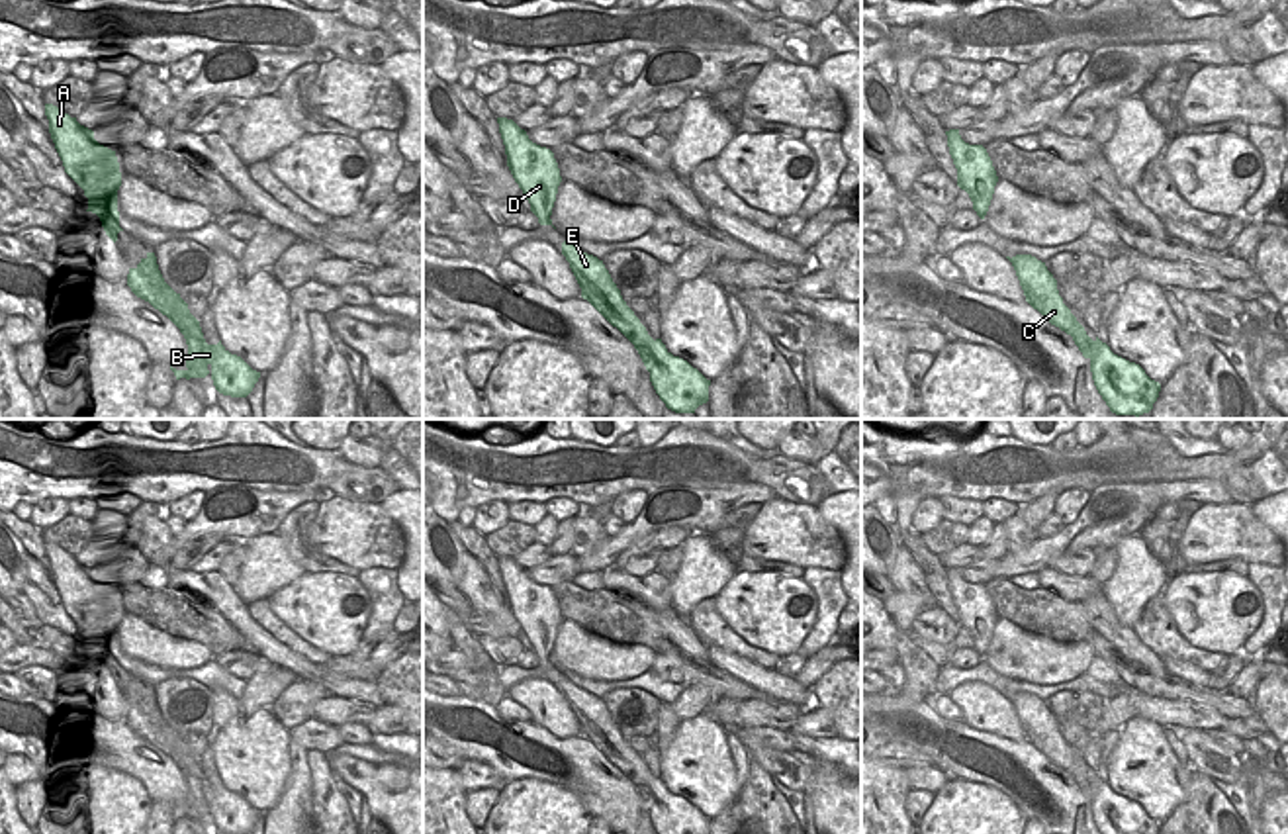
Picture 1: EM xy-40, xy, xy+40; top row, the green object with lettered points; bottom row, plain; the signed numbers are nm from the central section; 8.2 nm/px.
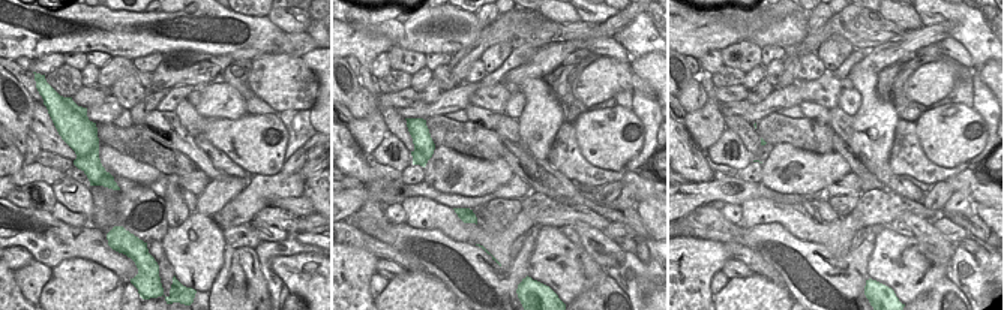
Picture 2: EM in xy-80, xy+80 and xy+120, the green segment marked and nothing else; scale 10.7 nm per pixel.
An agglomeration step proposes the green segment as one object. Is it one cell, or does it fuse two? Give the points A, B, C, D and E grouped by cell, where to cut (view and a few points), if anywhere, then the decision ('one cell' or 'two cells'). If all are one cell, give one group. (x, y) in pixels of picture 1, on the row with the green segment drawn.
groups A B C D E; cut none; one cell

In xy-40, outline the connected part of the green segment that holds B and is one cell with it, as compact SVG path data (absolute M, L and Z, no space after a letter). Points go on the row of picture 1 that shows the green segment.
M147 253L135 268L129 268L127 286L184 335L188 345L186 368L170 366L176 380L209 374L215 390L223 395L247 397L253 392L260 372L253 370L241 356L231 354L221 341L217 345L206 343L200 321L190 313L188 303L164 282L155 253Z

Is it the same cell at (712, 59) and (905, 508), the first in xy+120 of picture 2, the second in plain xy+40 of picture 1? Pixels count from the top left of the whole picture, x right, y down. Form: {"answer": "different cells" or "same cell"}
{"answer": "different cells"}

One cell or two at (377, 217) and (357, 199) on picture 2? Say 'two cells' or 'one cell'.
two cells

